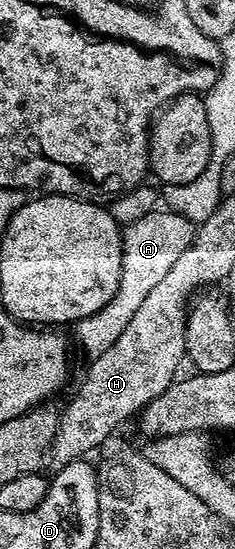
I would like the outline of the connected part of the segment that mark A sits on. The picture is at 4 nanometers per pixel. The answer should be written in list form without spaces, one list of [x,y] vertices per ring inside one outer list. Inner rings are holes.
[[[161,212],[148,213],[141,219],[135,219],[135,223],[124,226],[119,237],[119,272],[115,295],[109,298],[106,305],[102,305],[98,313],[92,313],[87,319],[76,322],[77,341],[89,352],[90,358],[107,351],[115,339],[123,335],[127,323],[131,323],[143,299],[147,299],[150,291],[167,276],[167,271],[171,271],[179,255],[183,255],[183,251],[187,251],[193,241],[195,225],[186,214]]]

